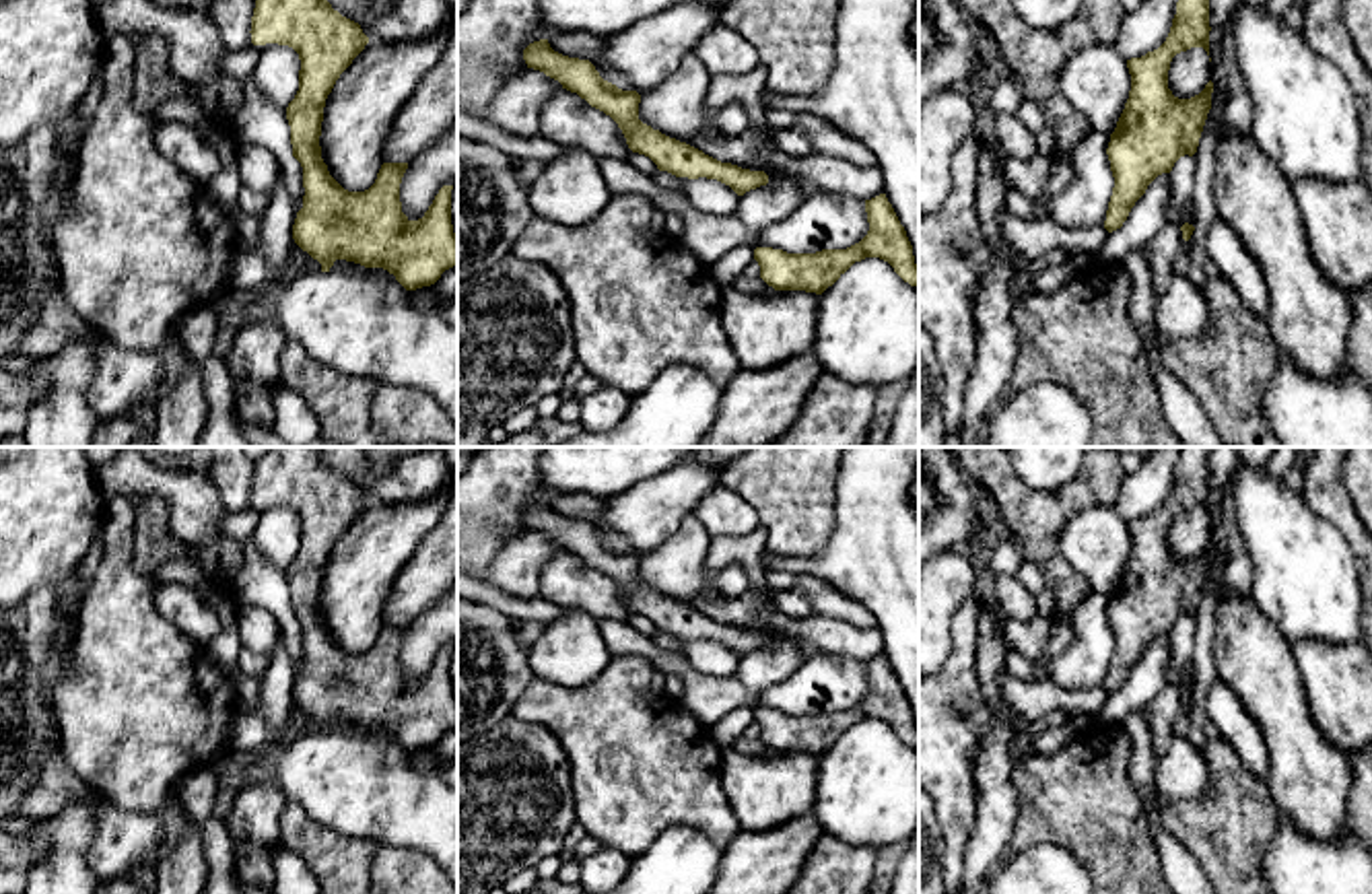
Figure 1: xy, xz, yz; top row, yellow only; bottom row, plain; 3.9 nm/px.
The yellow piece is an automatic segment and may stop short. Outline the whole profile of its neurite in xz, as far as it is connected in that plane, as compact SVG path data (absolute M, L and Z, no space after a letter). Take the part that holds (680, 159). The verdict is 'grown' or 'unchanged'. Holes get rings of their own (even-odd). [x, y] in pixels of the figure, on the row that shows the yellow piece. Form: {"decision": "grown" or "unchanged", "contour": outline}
{"decision": "unchanged", "contour": "M548 39L529 43L523 49L523 60L527 68L558 80L562 89L577 93L591 107L610 115L622 130L628 148L649 157L659 171L688 179L717 179L729 185L738 196L768 183L764 171L721 163L702 150L643 124L639 119L641 95L637 91L622 91L604 80L589 60L562 56L550 47Z"}

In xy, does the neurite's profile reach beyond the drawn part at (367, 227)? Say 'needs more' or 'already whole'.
already whole

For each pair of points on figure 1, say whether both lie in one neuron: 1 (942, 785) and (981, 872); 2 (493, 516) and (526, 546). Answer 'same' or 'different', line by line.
1: different
2: different

